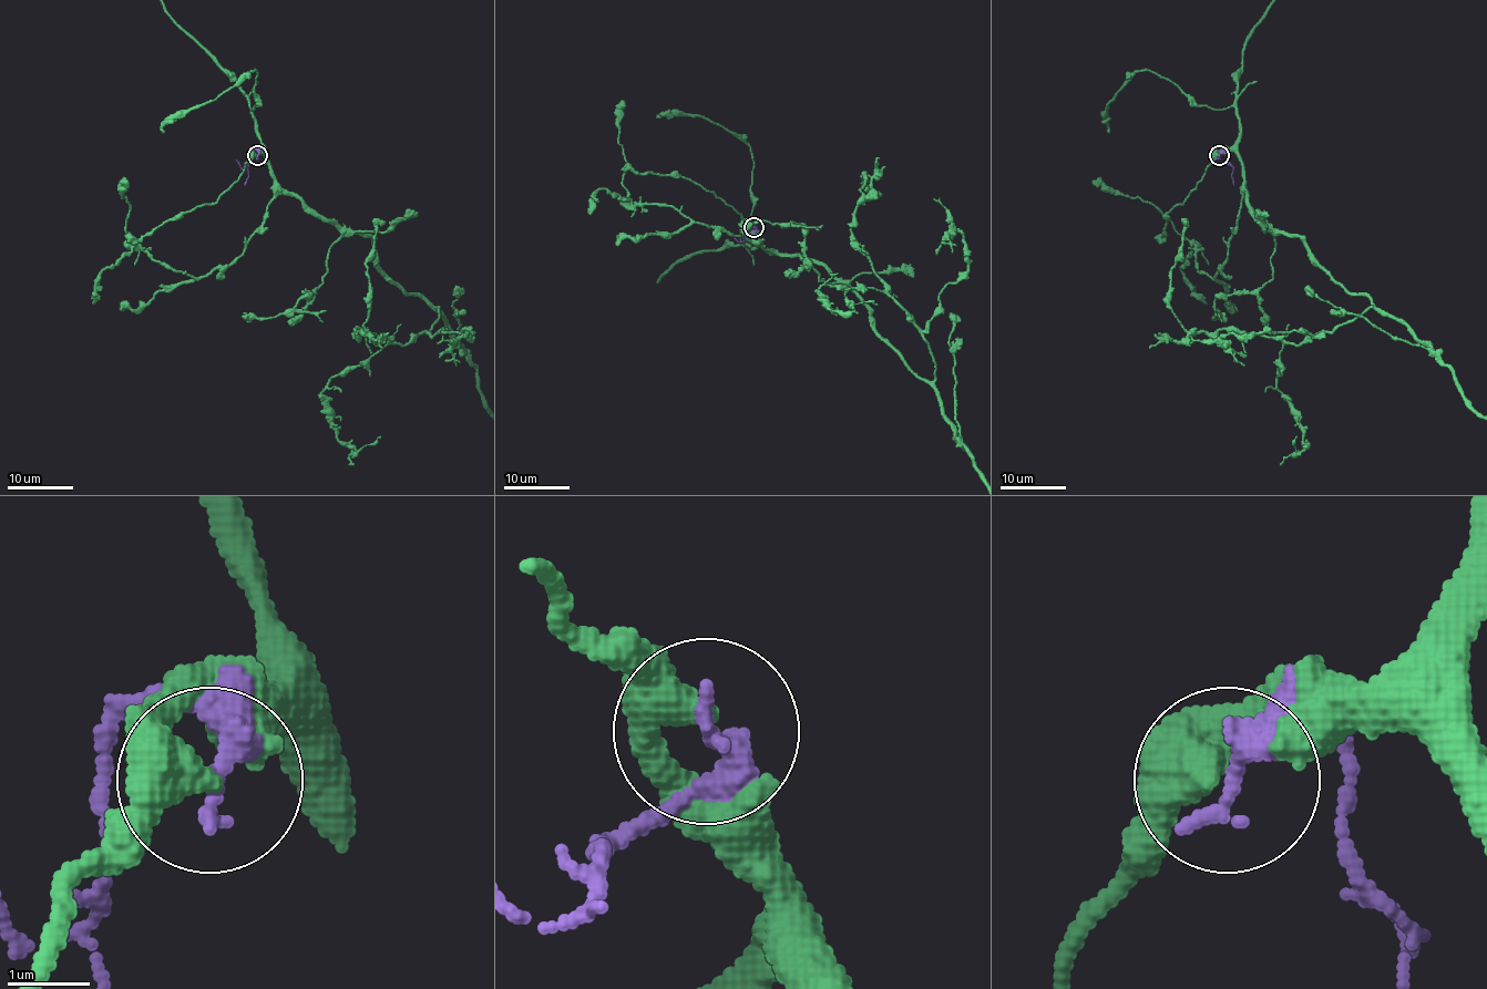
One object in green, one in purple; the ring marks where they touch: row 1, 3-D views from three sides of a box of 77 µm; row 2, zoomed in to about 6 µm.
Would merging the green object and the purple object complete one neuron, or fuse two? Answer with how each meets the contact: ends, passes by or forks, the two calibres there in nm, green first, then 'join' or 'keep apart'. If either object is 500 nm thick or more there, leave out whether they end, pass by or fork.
green forks | purple ends | 320/360 nm | keep apart

